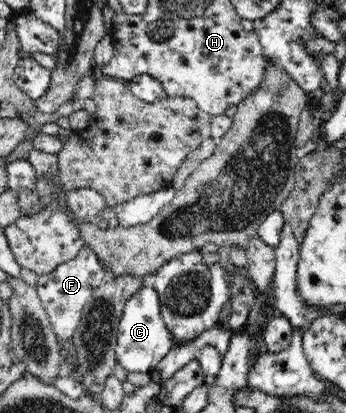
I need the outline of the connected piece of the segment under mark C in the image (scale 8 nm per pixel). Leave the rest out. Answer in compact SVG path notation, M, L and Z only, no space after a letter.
M148 277L141 289L126 301L117 330L116 360L127 372L149 373L175 345L174 337L161 315L154 277Z

